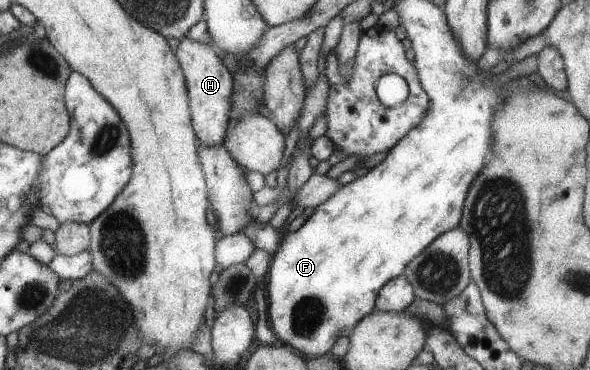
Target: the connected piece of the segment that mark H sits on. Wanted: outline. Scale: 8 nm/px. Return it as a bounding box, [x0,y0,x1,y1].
[176,35,234,146]

